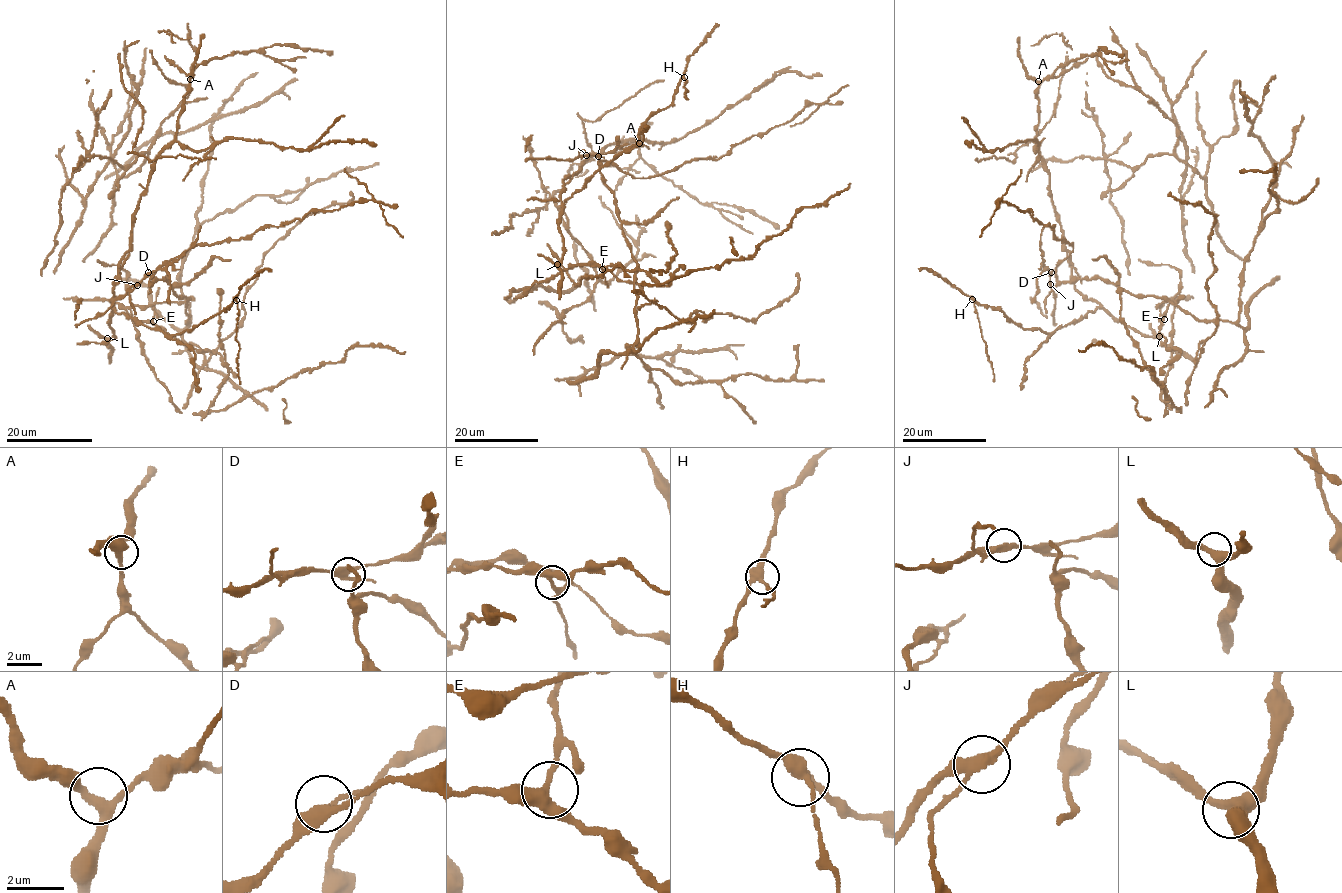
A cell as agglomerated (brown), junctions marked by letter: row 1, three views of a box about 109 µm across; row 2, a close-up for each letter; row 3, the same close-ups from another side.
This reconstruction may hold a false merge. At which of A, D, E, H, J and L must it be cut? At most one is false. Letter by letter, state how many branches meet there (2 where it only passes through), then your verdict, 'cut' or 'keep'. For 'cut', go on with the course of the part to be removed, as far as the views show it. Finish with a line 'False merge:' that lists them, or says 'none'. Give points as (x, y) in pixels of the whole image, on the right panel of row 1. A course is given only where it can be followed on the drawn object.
A: branches 3; keep
D: branches 3; keep
E: branches 3; keep
H: branches 3; keep
J: branches 3; cut; course (1050, 284), (1045, 303), (1047, 313)
L: branches 3; keep
False merge: J

